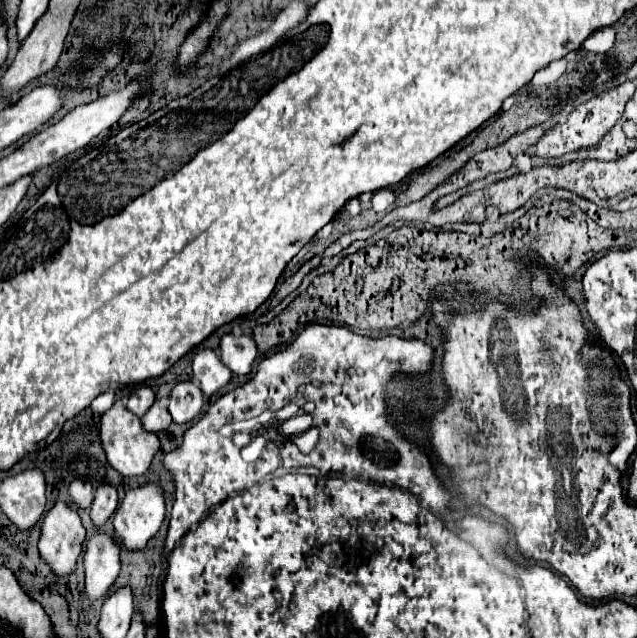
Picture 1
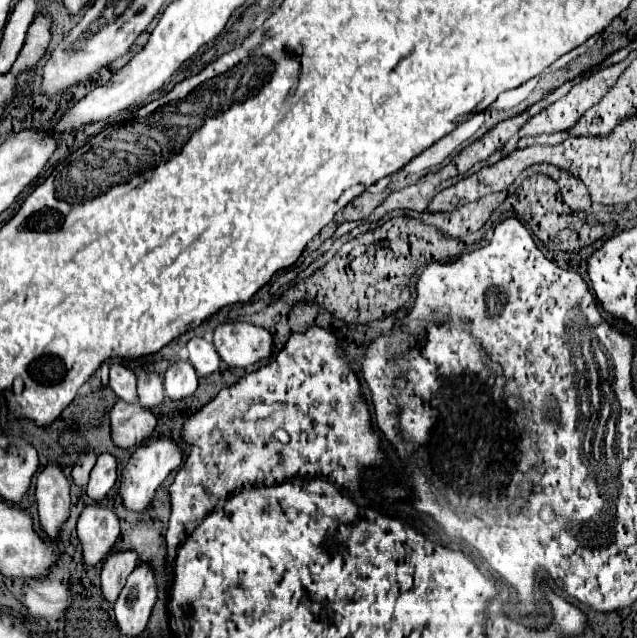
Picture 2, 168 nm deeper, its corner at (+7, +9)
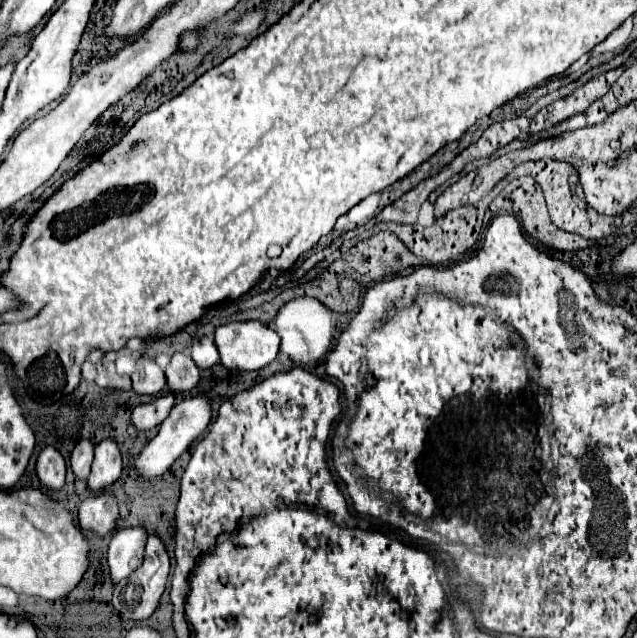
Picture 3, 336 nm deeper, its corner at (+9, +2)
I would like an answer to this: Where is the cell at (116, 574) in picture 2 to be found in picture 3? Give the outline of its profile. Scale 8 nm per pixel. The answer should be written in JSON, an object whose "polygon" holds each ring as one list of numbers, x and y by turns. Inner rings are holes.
{"polygon":[[124,527,116,531,108,545,108,565,110,577,114,583,128,577,136,567,140,567,144,559,144,545,146,545,146,529,144,527]]}

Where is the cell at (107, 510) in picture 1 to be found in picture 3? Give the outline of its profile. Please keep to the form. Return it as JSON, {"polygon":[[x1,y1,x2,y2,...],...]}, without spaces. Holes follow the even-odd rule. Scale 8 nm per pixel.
{"polygon":[[104,439,94,447,94,463,88,477,88,487,92,491,102,491,110,487,122,473,122,455,114,439]]}

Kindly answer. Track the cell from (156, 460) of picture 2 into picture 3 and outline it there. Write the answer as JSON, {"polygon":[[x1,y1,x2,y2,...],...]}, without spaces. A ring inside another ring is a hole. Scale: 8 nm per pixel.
{"polygon":[[192,395,186,397,184,401,176,403,170,411,170,415,162,421,158,435,142,449,142,453,136,459,136,473,142,477,156,477,156,475,164,475,170,465,188,449,188,445,208,427,212,417,212,401,208,395]]}

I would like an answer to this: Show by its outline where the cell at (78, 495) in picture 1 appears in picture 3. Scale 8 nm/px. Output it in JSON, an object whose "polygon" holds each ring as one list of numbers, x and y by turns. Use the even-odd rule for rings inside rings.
{"polygon":[[80,439,72,451,70,467,78,479,86,479,90,475,90,465,94,459,94,445,90,439]]}

